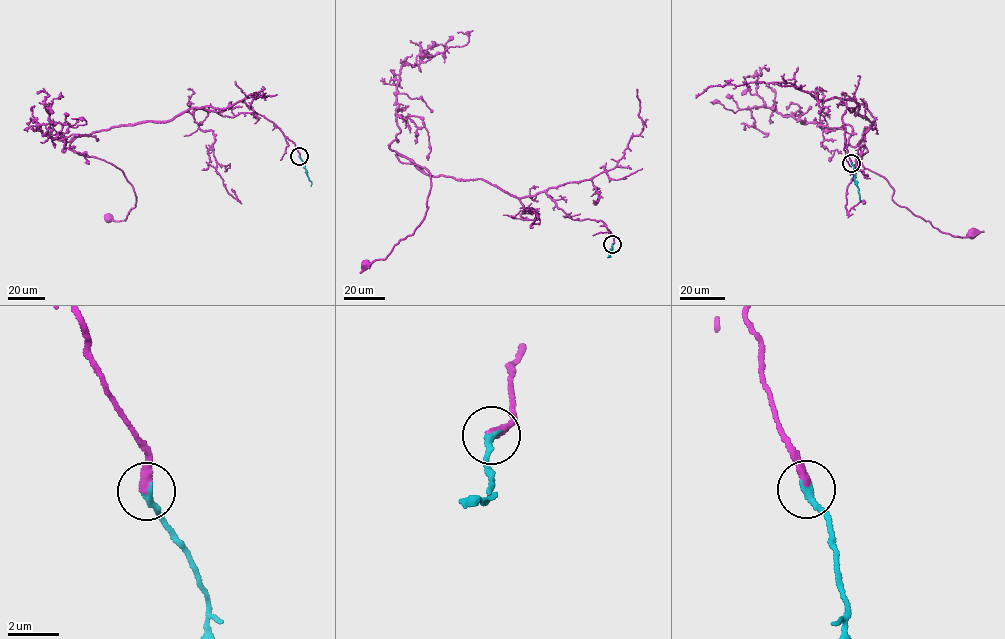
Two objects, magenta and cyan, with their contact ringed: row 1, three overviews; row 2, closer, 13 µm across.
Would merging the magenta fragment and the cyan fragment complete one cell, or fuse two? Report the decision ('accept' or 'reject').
accept

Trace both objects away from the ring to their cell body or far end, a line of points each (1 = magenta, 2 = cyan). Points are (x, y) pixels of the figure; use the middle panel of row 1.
1: (612, 244), (545, 191), (517, 197), (396, 154), (428, 170), (427, 207), (365, 265)
2: (612, 244), (607, 257)

